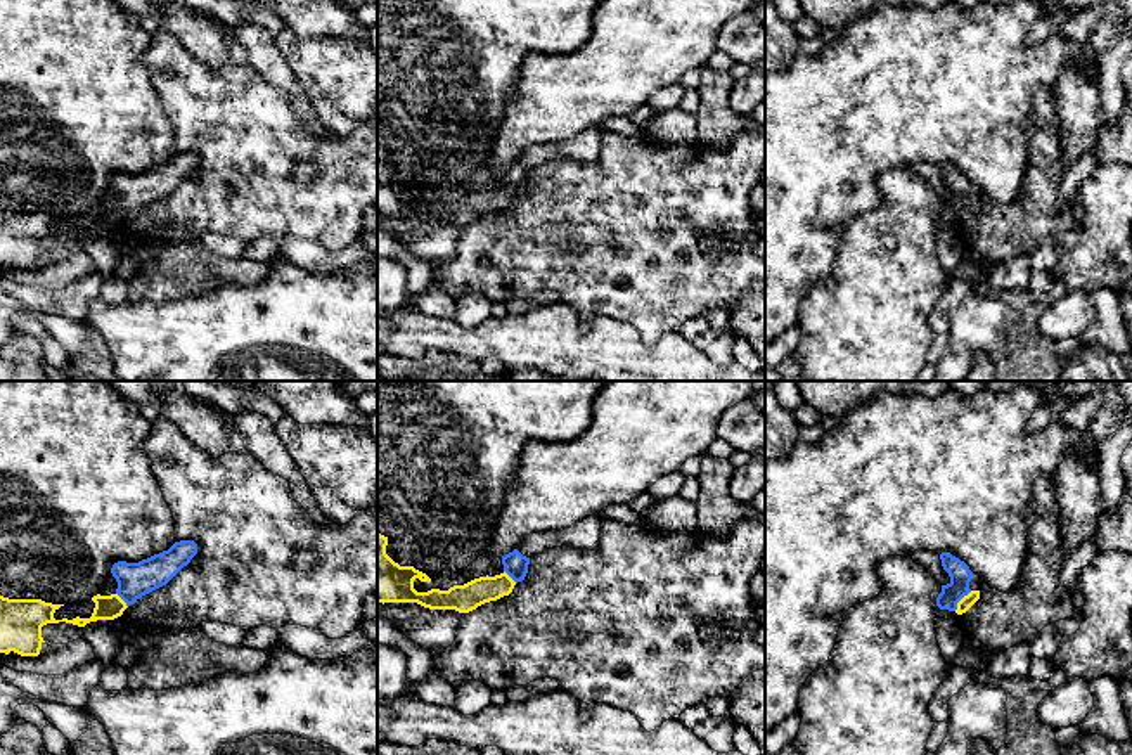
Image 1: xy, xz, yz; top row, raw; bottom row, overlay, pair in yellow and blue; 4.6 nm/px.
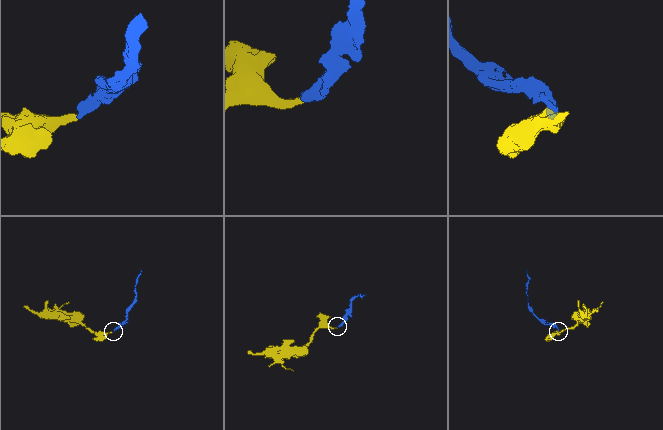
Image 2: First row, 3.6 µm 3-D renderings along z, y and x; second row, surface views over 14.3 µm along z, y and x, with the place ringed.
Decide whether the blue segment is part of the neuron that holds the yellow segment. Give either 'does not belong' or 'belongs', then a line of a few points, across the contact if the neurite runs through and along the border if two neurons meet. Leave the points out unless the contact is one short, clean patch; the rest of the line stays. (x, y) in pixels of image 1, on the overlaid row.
belongs; line yz (973, 596), (961, 600), (958, 570)

